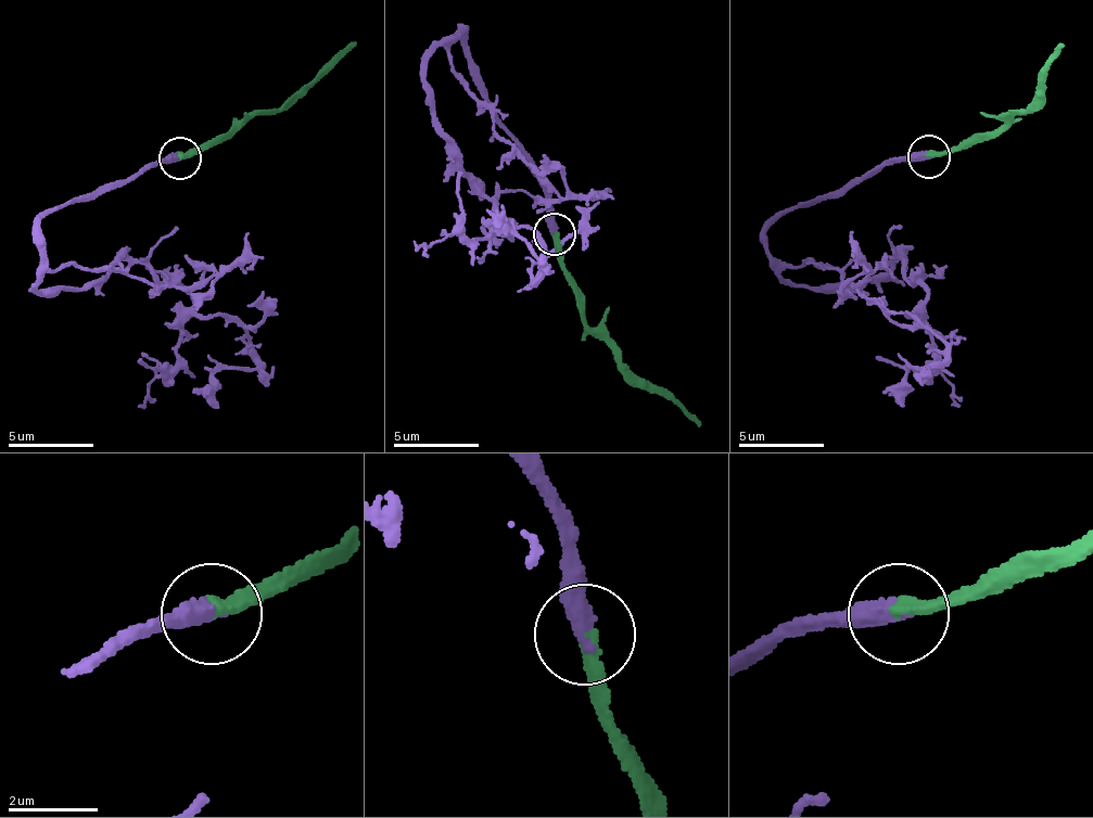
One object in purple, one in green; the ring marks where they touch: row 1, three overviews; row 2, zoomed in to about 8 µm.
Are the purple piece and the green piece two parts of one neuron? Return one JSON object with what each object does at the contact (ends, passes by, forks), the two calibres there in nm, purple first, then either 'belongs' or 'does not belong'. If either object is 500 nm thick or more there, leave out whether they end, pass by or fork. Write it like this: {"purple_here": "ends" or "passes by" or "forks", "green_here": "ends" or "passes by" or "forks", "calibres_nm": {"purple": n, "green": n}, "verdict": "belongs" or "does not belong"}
{"purple_here": "ends", "green_here": "ends", "calibres_nm": {"purple": 440, "green": 320}, "verdict": "belongs"}

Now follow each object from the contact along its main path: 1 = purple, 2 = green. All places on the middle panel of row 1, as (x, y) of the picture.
1: (554, 232), (452, 34), (428, 110), (510, 239), (528, 226), (535, 278), (495, 222)
2: (554, 232), (583, 327), (613, 356), (700, 424)

